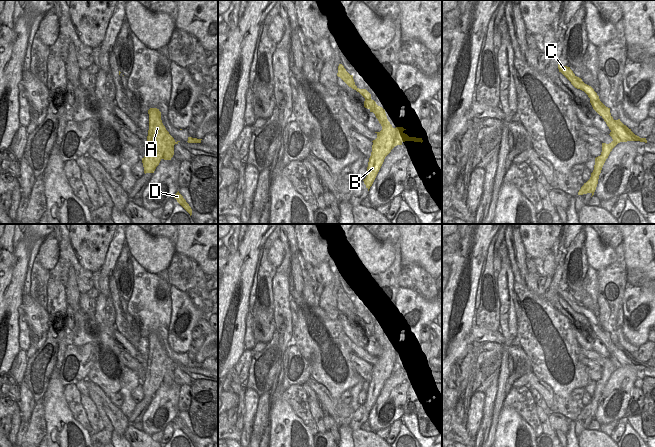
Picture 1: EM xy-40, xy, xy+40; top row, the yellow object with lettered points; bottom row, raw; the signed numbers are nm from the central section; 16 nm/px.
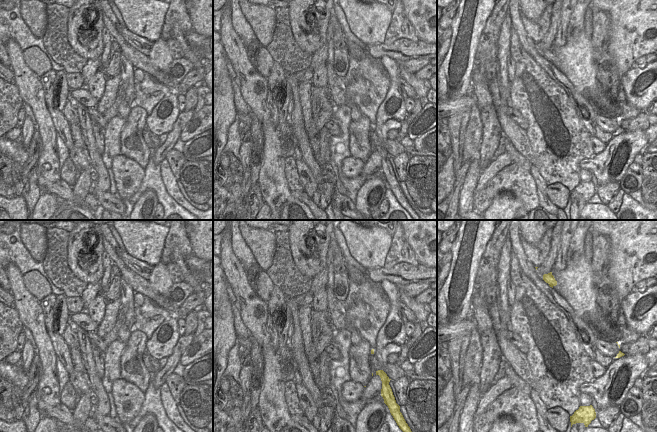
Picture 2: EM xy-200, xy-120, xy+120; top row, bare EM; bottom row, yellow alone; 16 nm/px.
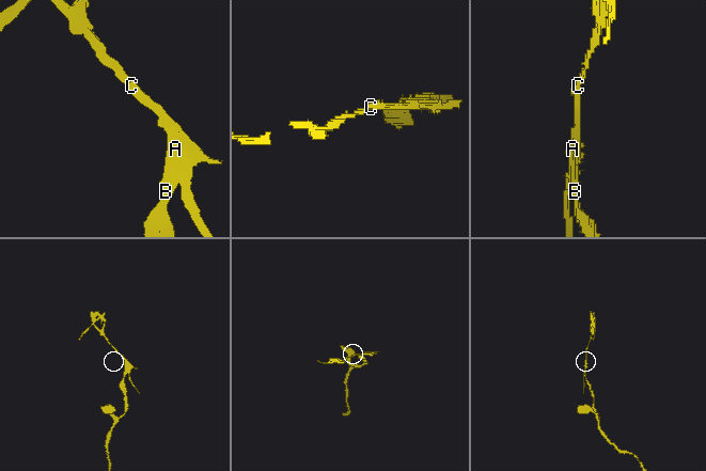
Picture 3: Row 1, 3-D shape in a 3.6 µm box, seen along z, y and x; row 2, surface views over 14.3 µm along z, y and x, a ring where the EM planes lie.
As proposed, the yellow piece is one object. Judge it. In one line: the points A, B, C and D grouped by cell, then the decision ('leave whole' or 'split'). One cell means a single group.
A B / C D; split

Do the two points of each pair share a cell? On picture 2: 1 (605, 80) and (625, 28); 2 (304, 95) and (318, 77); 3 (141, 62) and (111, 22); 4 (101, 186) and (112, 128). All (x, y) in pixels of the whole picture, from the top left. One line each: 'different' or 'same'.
1: different
2: different
3: same
4: different

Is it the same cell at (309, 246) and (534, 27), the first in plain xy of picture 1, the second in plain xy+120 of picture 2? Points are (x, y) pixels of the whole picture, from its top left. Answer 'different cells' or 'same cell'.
different cells

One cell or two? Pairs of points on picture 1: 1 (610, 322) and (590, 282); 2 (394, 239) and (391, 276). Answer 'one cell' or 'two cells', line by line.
1: two cells
2: one cell

